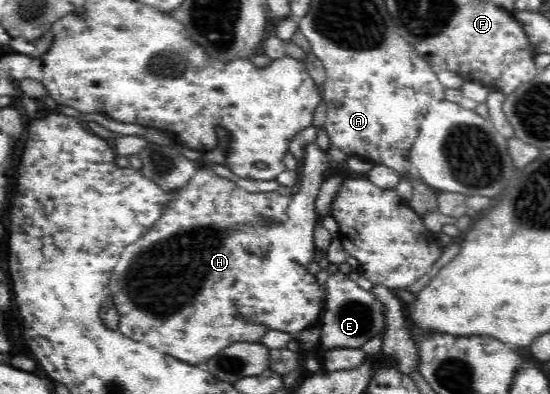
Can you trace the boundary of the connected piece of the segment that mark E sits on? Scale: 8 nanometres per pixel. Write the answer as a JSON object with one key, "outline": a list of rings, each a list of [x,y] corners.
{"outline":[[[339,270],[329,276],[325,287],[327,293],[325,311],[319,323],[322,329],[319,345],[326,349],[361,348],[370,338],[382,334],[386,326],[387,313],[384,309],[384,303],[376,295],[372,295],[372,292],[366,292],[357,283],[353,282],[347,274]]]}

